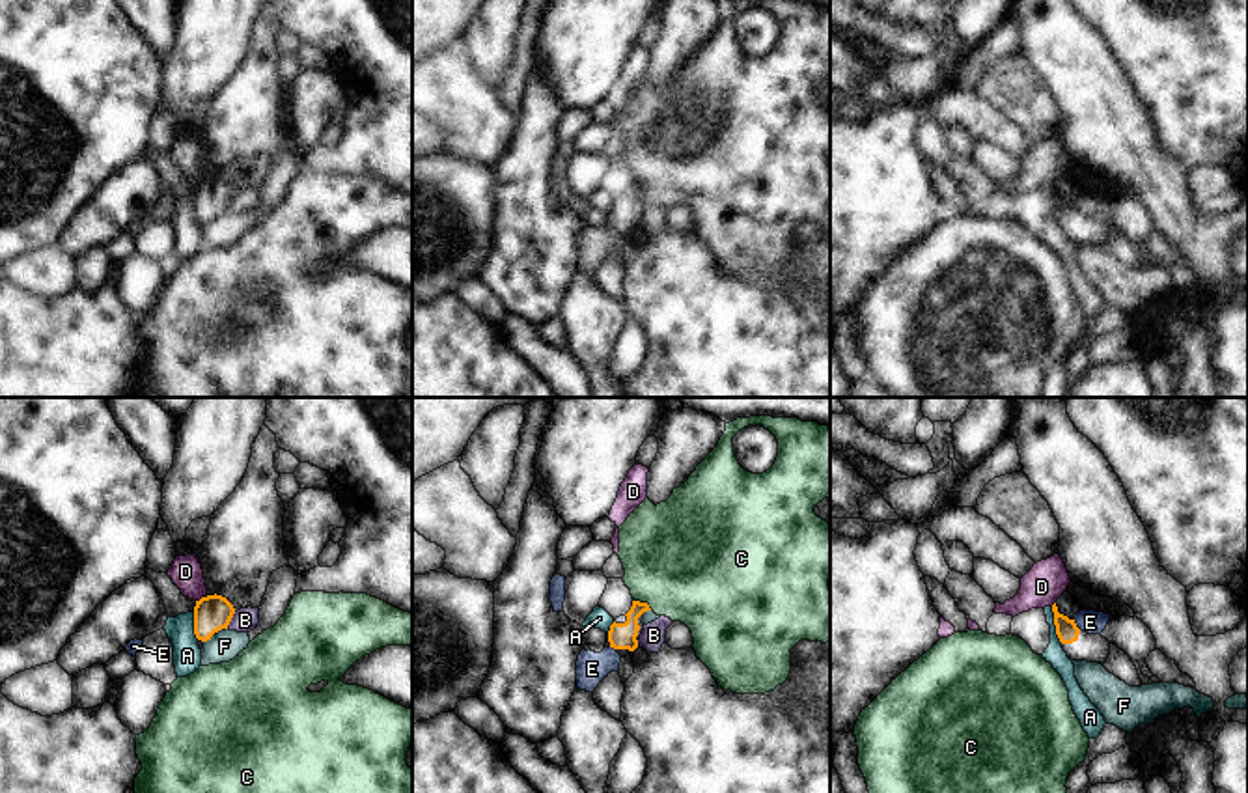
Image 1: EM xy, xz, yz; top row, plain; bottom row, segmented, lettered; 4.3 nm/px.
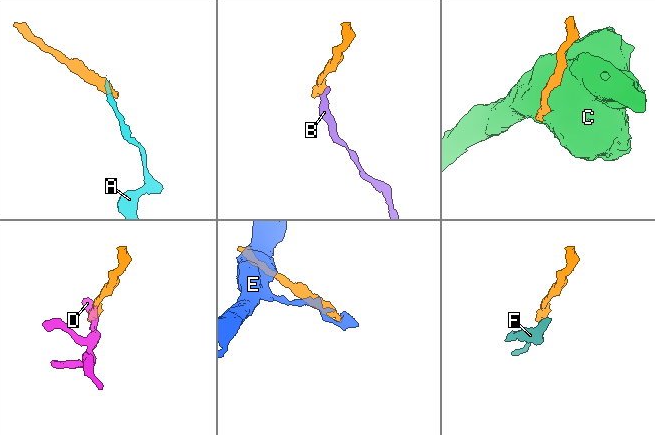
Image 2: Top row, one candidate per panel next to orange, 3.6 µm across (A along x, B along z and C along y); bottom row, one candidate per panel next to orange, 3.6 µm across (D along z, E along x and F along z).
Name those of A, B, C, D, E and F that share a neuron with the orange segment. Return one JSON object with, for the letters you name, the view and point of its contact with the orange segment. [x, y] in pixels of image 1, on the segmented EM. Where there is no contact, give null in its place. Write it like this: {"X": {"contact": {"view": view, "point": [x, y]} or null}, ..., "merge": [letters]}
{"merge": []}

